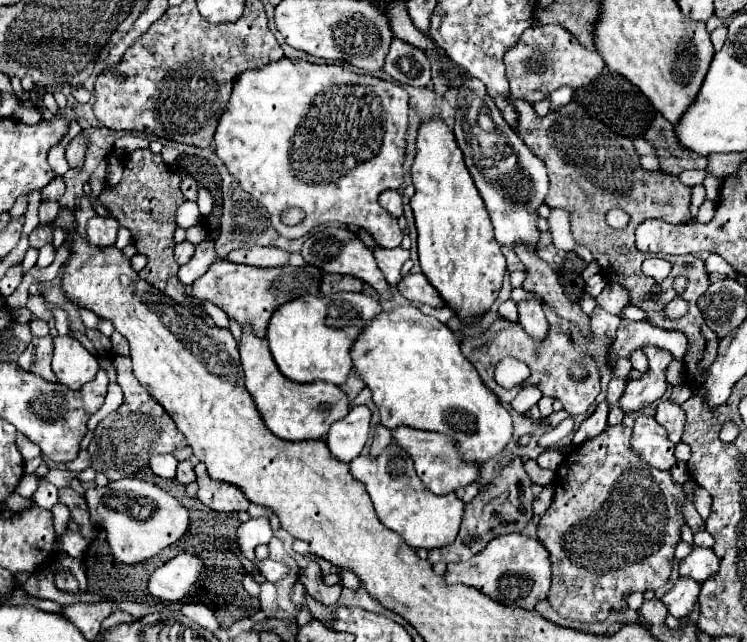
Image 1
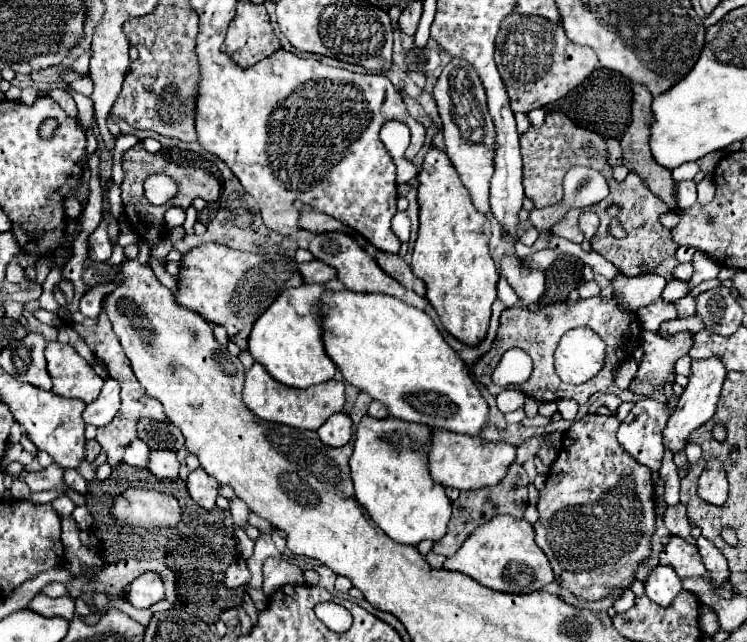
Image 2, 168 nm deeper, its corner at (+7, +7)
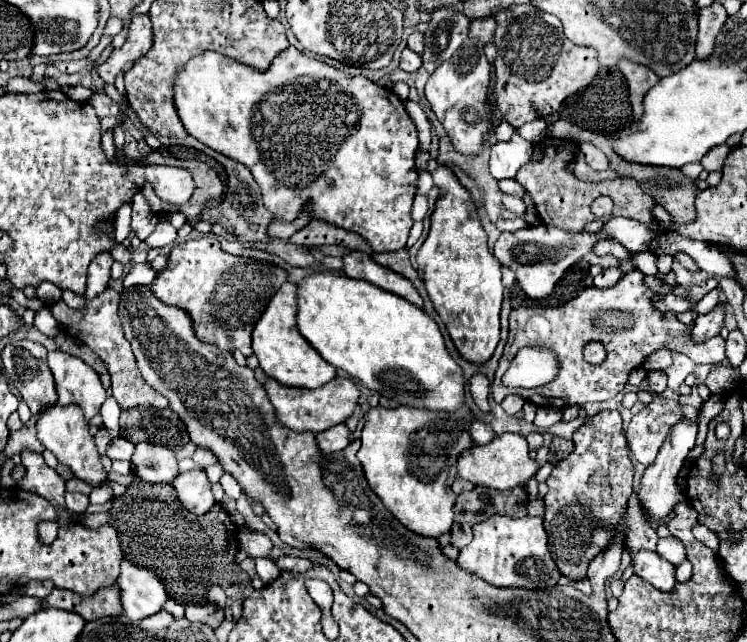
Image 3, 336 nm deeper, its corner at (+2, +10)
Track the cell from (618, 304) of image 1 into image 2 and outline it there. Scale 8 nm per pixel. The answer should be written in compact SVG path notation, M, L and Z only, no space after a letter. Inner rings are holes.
M617 274L611 278L611 288L613 288L613 300L627 310L627 312L637 312L641 306L649 306L657 300L661 300L663 288L665 288L665 278L657 274L641 274L635 278Z

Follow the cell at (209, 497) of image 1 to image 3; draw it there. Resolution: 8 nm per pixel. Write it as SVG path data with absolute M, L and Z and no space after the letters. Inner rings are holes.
M202 469L180 473L170 483L178 495L178 501L194 515L204 515L216 501L210 491L210 481Z

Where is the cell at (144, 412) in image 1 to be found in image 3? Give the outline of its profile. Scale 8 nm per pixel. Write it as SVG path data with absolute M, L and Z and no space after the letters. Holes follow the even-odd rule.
M108 287L106 293L100 293L98 297L94 297L94 301L88 301L78 311L70 309L64 301L54 303L50 309L52 309L54 319L72 337L86 343L106 363L110 377L112 377L112 395L122 409L128 409L128 407L134 407L134 405L154 405L158 409L164 409L164 407L168 407L168 399L164 395L160 395L158 391L154 391L144 381L144 377L140 375L140 371L136 367L136 357L132 353L128 339L124 337L124 331L122 331L122 325L120 325L120 319L118 319L118 301L120 301L120 295L112 287Z

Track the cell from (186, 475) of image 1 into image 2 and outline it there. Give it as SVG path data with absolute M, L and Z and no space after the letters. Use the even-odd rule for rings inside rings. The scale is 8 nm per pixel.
M155 450L149 460L149 470L159 478L177 478L179 476L179 460L171 450Z

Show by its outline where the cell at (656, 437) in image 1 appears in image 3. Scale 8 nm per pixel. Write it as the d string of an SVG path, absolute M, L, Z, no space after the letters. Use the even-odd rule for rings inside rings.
M656 395L650 405L646 405L628 425L626 439L636 461L642 465L652 465L670 429L684 419L678 401Z

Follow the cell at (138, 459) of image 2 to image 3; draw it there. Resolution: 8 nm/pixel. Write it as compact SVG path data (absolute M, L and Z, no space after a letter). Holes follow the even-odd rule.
M118 437L118 439L114 441L114 445L110 443L110 445L106 447L106 453L104 453L104 455L108 455L108 457L114 461L114 459L130 459L132 453L134 453L134 443L126 441L124 437Z

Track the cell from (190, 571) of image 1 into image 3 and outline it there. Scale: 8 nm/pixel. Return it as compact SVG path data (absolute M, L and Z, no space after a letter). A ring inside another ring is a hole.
M126 559L122 563L118 587L124 615L130 621L140 621L158 613L162 605L168 601L164 585L156 577L156 573L150 573L150 569L138 569L130 565Z

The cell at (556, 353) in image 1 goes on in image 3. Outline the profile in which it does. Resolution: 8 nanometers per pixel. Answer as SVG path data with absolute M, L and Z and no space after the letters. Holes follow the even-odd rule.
M632 269L620 277L620 281L608 289L598 287L586 287L576 299L568 301L562 307L518 307L510 315L510 335L508 343L504 347L504 355L500 359L500 367L496 371L496 377L492 381L492 397L496 403L502 403L506 395L520 395L524 399L534 399L534 393L524 389L516 391L510 387L502 387L502 375L510 367L512 357L518 353L518 349L528 345L544 345L552 347L560 357L560 373L554 383L548 385L548 401L532 401L538 407L554 407L562 409L568 405L582 405L588 401L604 401L610 397L616 397L630 375L632 369L642 367L648 355L652 355L658 349L678 351L688 355L694 363L710 363L710 365L728 365L724 355L724 339L712 337L706 343L694 343L686 325L682 325L676 317L676 313L668 311L662 313L654 307L656 295L670 293L670 285L664 281L666 273L656 273L656 279L662 283L662 291L654 291L648 285L644 285L644 273L640 269ZM600 341L608 357L602 365L594 367L584 361L582 347Z

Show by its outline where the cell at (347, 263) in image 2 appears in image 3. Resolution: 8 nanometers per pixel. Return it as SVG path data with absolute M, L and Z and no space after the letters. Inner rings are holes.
M354 251L344 259L344 273L352 279L364 279L384 291L390 291L394 295L400 295L404 297L406 301L410 301L412 305L424 309L424 303L422 303L422 297L418 295L418 291L414 289L414 285L410 281L406 281L402 275L378 265L376 261L370 259L370 255L366 253L360 253L360 251Z

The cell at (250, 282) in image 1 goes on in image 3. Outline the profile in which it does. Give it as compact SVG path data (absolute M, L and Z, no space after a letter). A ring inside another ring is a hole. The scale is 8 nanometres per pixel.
M200 237L180 243L170 251L168 265L150 283L150 291L162 303L184 309L200 341L212 343L224 353L238 349L244 357L250 357L250 333L274 291L278 291L286 279L286 271L276 265L230 255L220 249L214 237Z

